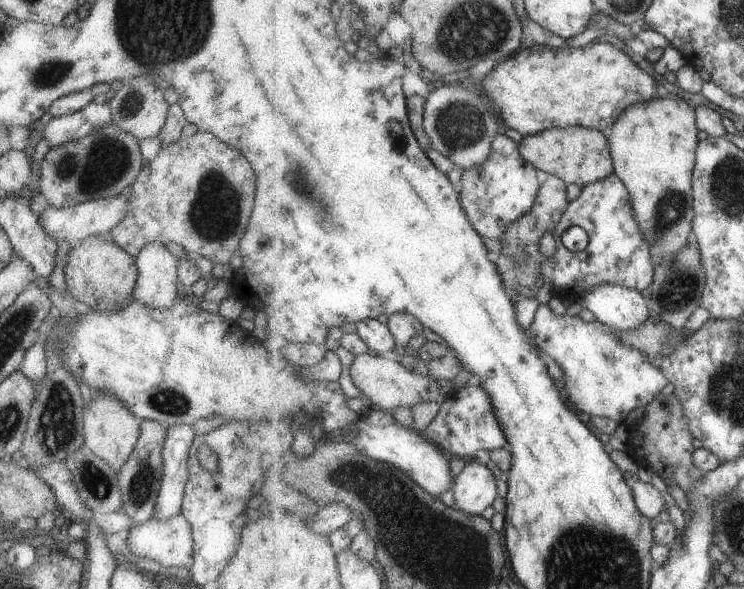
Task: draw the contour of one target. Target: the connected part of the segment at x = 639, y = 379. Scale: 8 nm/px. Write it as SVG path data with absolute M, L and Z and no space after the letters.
M546 297L541 301L536 313L531 332L536 336L536 341L548 358L553 358L564 370L567 381L566 390L570 392L570 399L577 408L592 416L610 417L624 422L628 414L637 408L646 408L661 394L662 390L670 384L670 378L650 362L650 356L636 346L628 346L618 338L618 330L609 327L600 320L586 322L578 315L558 316L546 302Z

